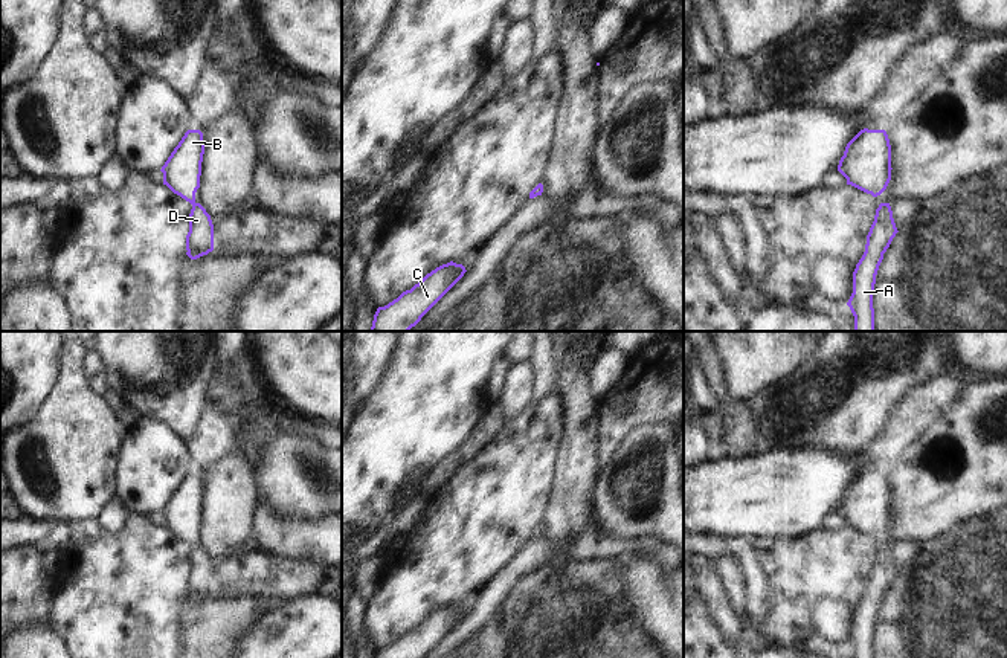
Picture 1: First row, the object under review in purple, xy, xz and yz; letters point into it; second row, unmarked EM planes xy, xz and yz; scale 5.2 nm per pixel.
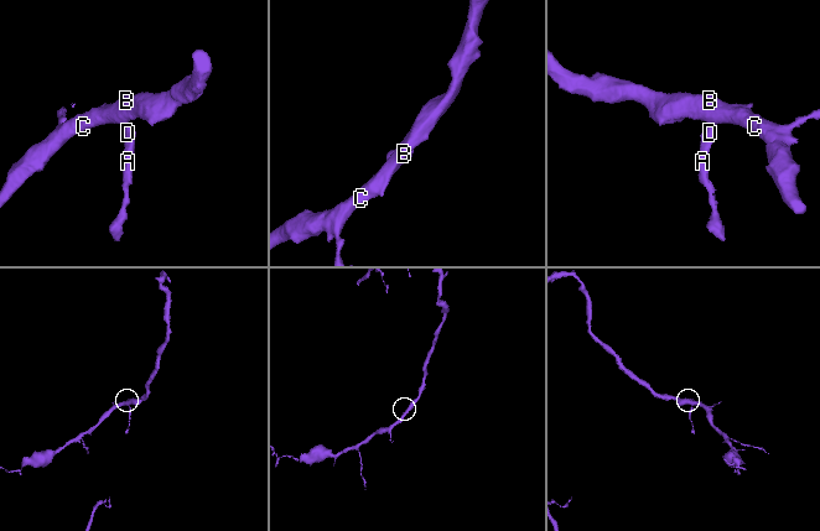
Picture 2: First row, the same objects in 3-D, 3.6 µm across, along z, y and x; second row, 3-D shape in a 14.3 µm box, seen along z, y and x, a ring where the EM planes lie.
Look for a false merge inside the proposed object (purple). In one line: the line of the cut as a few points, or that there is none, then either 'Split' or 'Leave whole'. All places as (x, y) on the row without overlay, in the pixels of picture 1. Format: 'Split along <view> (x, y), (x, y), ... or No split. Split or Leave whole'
No split. Leave whole.

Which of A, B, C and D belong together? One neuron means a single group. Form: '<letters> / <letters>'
A B C D

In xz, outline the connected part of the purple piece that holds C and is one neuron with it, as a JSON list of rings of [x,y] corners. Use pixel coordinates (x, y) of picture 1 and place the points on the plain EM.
[[[453,603],[442,606],[397,641],[378,649],[374,658],[424,658],[465,614],[462,606]]]

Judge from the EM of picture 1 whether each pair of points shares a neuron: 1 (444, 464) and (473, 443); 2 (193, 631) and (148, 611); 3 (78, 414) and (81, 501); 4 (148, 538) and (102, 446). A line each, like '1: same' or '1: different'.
1: same
2: different
3: same
4: different

